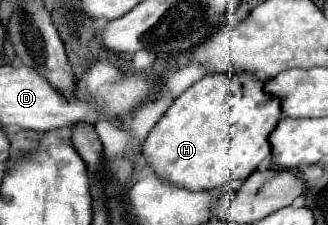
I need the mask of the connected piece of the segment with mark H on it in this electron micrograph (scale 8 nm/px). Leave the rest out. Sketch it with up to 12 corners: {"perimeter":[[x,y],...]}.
{"perimeter":[[205,75],[143,141],[151,171],[213,191],[271,155],[279,99]]}

